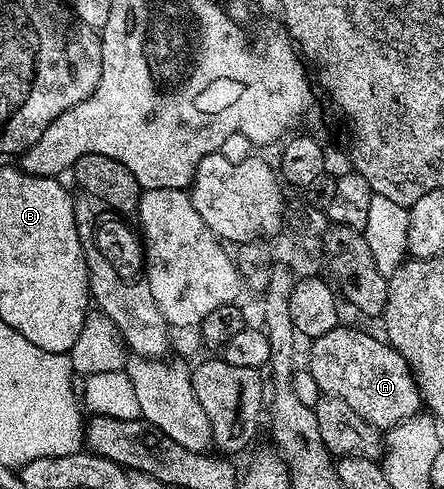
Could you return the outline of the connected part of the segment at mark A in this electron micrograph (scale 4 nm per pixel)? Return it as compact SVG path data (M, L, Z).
M339 326L328 330L328 334L320 334L320 338L309 341L310 347L310 376L319 389L319 393L328 396L339 396L360 418L364 418L369 424L373 424L379 430L389 430L401 420L409 416L417 416L423 411L422 395L418 392L418 384L414 380L414 374L410 371L408 362L385 339L377 340L358 328L345 328Z

